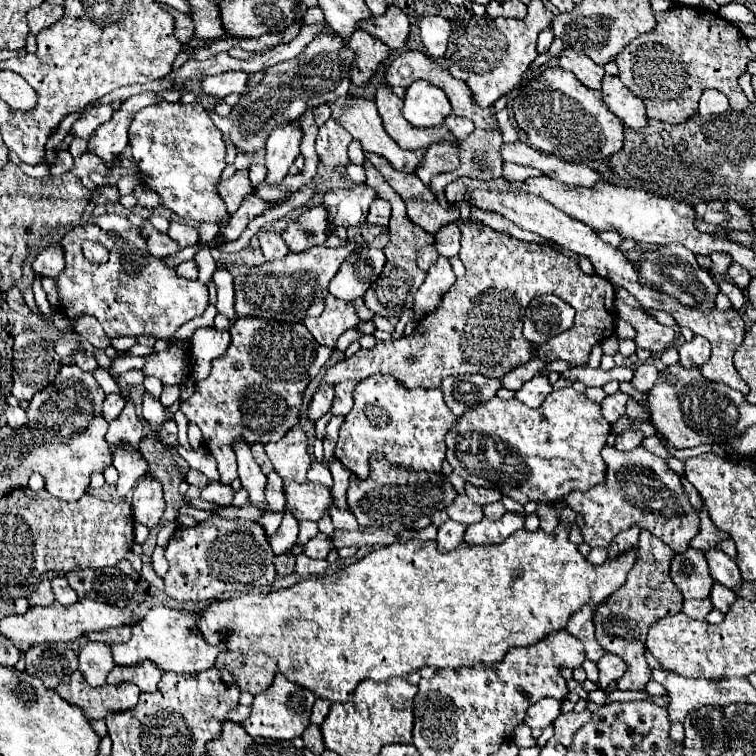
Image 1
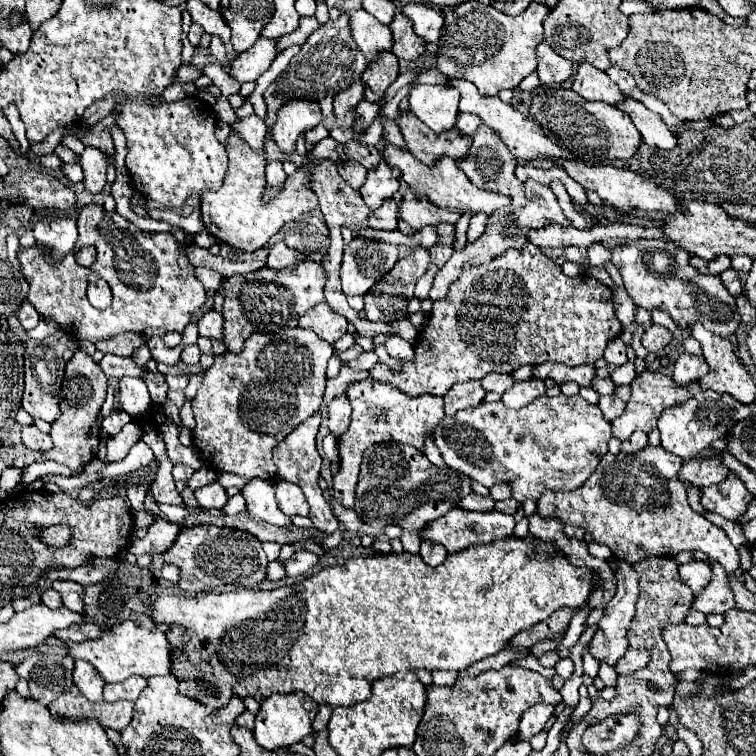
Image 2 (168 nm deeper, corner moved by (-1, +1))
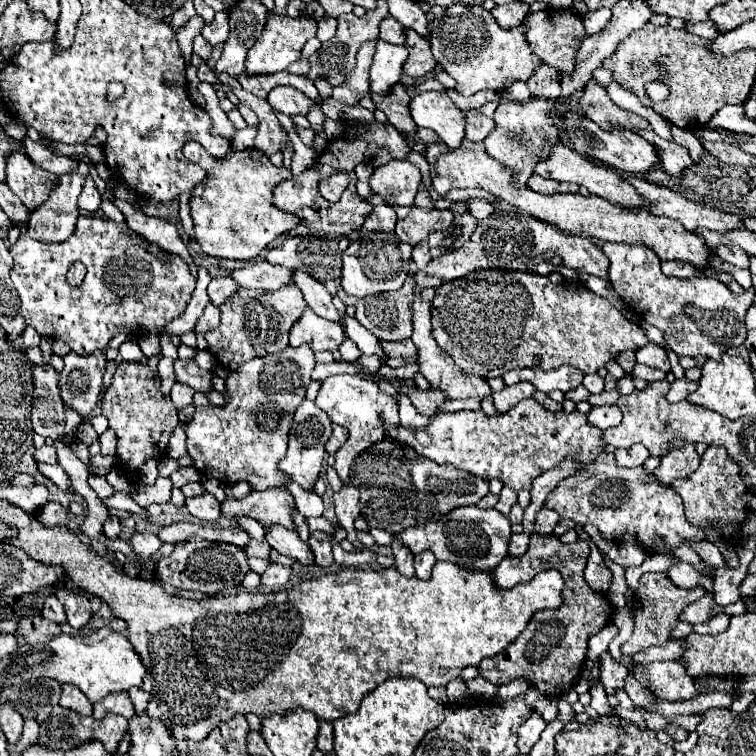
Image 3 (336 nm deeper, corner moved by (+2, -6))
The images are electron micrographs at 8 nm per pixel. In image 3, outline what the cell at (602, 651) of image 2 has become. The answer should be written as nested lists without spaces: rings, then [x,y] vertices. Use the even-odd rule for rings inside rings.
[[[604,651],[600,655],[600,681],[606,693],[614,693],[614,689],[624,687],[626,677],[628,677],[628,667],[624,663],[618,663],[610,651]]]

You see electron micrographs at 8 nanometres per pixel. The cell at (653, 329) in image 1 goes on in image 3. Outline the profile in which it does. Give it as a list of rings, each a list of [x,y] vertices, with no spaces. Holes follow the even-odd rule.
[[[646,343],[644,347],[640,347],[636,351],[636,359],[638,363],[644,363],[644,365],[650,365],[650,367],[656,367],[656,369],[662,369],[662,371],[670,371],[670,361],[668,361],[668,355],[666,351],[656,345],[656,343]]]

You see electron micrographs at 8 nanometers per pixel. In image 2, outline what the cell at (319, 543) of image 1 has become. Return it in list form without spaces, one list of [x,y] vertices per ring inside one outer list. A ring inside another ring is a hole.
[[[299,550],[299,552],[295,552],[289,560],[285,560],[283,566],[285,566],[287,576],[289,576],[289,578],[295,578],[295,576],[301,576],[301,574],[305,574],[307,570],[311,570],[311,568],[317,564],[317,560],[319,560],[319,558],[317,558],[313,552]]]

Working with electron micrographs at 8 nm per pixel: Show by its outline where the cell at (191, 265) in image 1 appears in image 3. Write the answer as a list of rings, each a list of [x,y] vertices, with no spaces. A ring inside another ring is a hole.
[[[216,277],[208,285],[208,297],[210,297],[210,303],[214,305],[222,305],[236,291],[238,291],[238,285],[230,277]]]

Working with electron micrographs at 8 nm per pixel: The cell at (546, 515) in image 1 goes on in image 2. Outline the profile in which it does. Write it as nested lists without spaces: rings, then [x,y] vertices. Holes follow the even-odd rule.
[[[645,446],[639,456],[623,456],[623,452],[617,456],[605,454],[593,476],[581,488],[571,492],[547,490],[539,498],[537,510],[543,518],[557,516],[565,524],[579,524],[585,530],[593,530],[591,534],[599,544],[609,546],[615,558],[627,560],[629,564],[637,564],[653,556],[673,556],[681,550],[701,550],[709,558],[717,560],[729,574],[733,574],[739,568],[739,552],[719,526],[711,524],[701,514],[695,514],[687,504],[687,490],[677,480],[681,464],[683,460],[671,452],[663,452],[659,446]]]

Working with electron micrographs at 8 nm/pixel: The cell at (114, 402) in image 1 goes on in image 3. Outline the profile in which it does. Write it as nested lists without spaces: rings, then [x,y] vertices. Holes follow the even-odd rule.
[[[106,429],[100,435],[100,447],[102,447],[102,455],[114,455],[116,453],[116,433],[112,429]]]

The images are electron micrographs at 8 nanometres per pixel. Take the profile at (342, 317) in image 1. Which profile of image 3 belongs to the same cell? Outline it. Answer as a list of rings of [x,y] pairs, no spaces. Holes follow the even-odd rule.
[[[306,309],[290,331],[292,347],[300,347],[302,343],[308,343],[314,353],[336,351],[344,339],[346,337],[340,323],[322,319],[312,309]]]

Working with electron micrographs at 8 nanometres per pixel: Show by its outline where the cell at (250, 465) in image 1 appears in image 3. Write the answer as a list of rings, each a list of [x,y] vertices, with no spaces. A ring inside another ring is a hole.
[[[280,525],[266,527],[266,541],[282,555],[294,557],[294,559],[298,559],[304,565],[312,565],[314,563],[310,547],[300,541],[296,531],[290,531],[290,529],[280,527]]]

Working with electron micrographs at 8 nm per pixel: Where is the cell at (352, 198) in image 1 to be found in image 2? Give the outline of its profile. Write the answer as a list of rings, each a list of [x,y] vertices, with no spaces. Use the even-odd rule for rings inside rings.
[[[383,158],[379,162],[377,168],[367,172],[367,182],[363,184],[361,198],[365,200],[365,204],[375,210],[385,198],[391,198],[397,190],[399,190],[399,168],[389,166]]]

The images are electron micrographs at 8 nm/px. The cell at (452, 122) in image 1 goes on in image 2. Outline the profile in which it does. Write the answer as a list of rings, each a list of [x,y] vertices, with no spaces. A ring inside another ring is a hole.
[[[461,114],[457,120],[457,128],[467,136],[473,136],[479,124],[481,124],[481,118],[477,114]]]

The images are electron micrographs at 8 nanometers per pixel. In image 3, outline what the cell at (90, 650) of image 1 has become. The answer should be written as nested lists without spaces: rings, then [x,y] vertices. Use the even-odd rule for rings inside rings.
[[[70,683],[62,685],[60,705],[68,707],[68,709],[74,709],[80,715],[92,715],[92,701],[78,687],[72,687]]]

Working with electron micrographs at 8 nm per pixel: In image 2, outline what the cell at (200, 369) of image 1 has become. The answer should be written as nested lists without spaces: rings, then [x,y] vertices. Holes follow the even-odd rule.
[[[215,310],[207,312],[201,320],[199,320],[199,334],[205,338],[215,338],[215,340],[223,340],[223,316]]]

